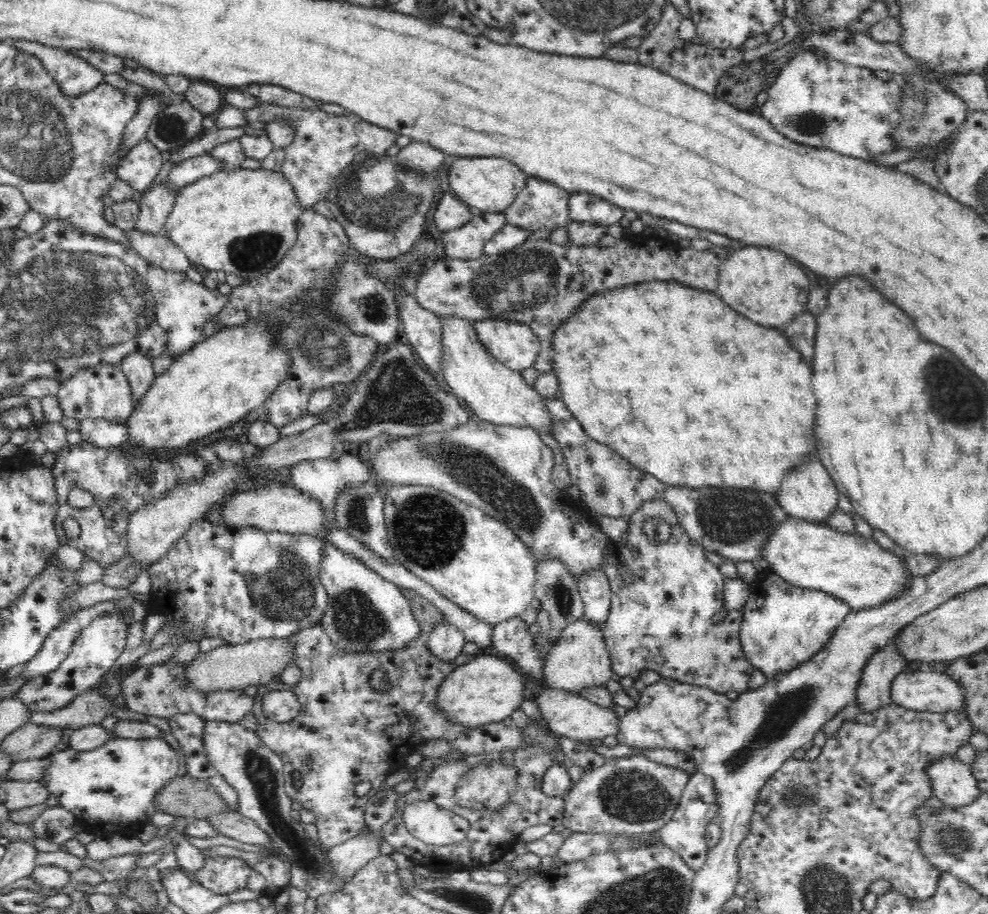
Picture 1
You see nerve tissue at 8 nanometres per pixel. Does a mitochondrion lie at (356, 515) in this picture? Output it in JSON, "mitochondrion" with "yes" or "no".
{"mitochondrion":"yes"}

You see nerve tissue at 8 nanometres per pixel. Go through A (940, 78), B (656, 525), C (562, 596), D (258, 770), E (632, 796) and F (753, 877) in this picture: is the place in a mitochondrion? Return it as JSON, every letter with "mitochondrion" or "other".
{"A":"other","B":"mitochondrion","C":"mitochondrion","D":"mitochondrion","E":"mitochondrion","F":"other"}

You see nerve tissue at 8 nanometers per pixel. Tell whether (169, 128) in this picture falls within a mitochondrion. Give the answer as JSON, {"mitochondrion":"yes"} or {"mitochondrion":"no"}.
{"mitochondrion":"yes"}

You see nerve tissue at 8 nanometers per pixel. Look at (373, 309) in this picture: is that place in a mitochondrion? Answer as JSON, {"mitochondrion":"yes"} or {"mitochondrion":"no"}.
{"mitochondrion":"yes"}

